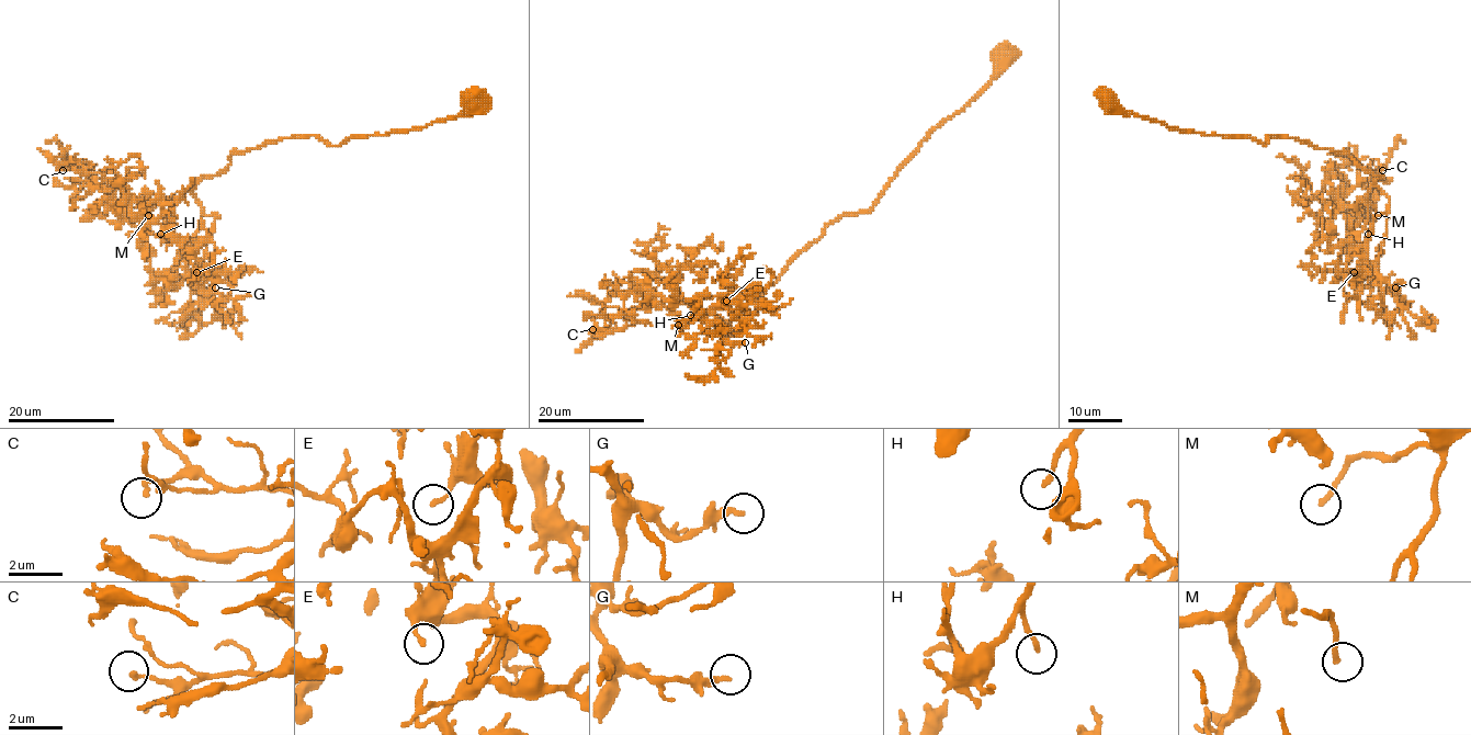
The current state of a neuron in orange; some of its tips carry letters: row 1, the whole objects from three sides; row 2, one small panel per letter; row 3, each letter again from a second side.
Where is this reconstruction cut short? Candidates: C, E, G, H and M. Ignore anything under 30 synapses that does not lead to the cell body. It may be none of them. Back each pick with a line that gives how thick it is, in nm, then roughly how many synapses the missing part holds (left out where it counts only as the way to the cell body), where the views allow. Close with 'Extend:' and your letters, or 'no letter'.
H: 170 nm | 35 syn
M: 200 nm | 35 syn
Extend: H, M

